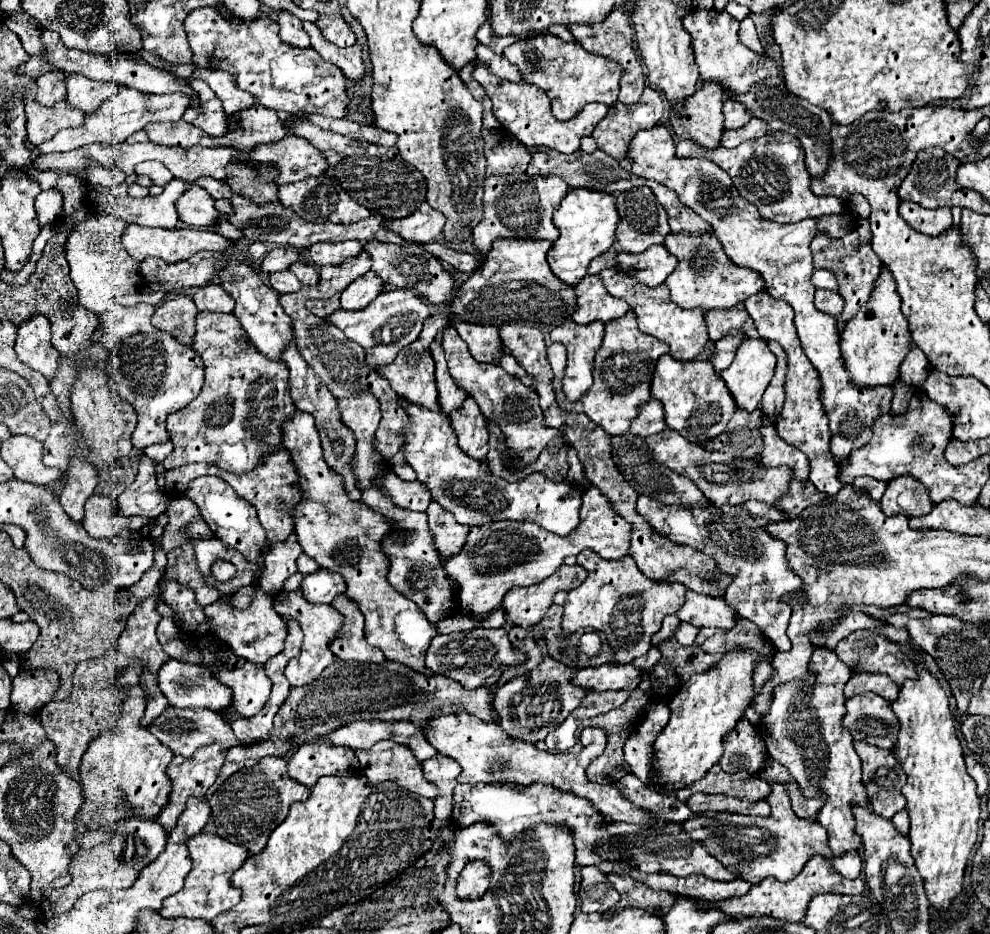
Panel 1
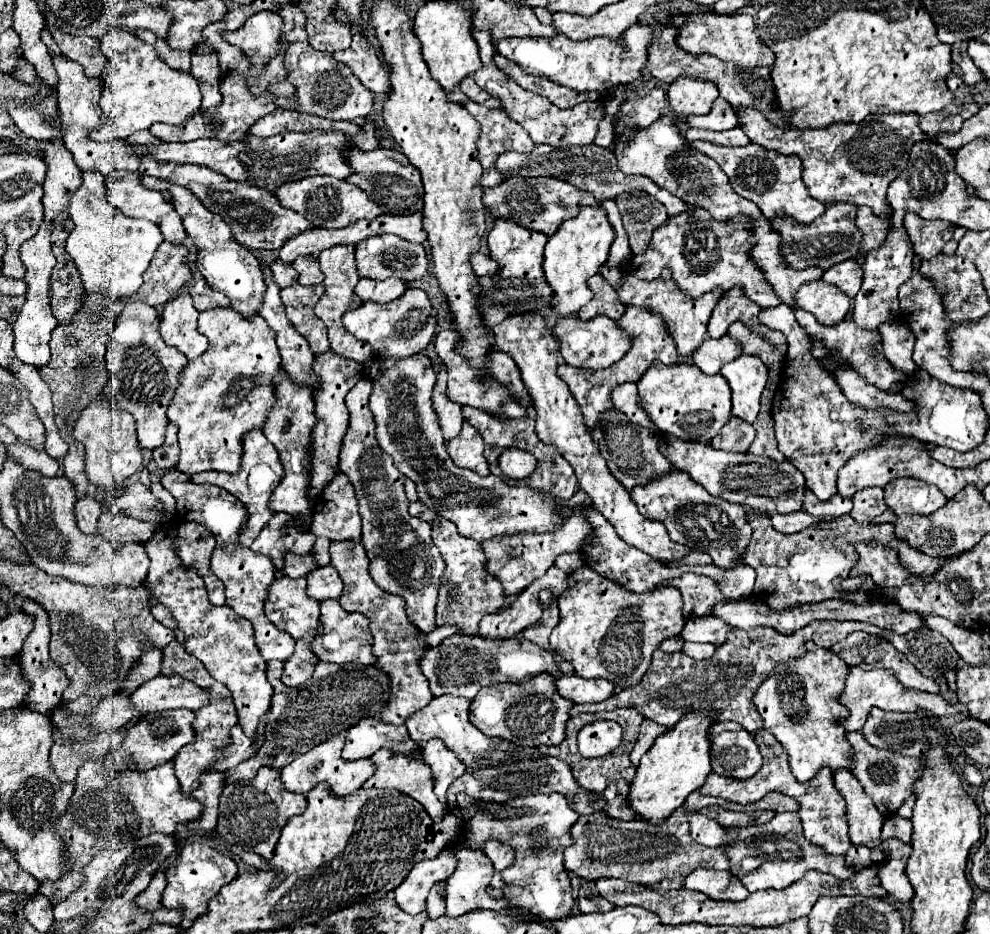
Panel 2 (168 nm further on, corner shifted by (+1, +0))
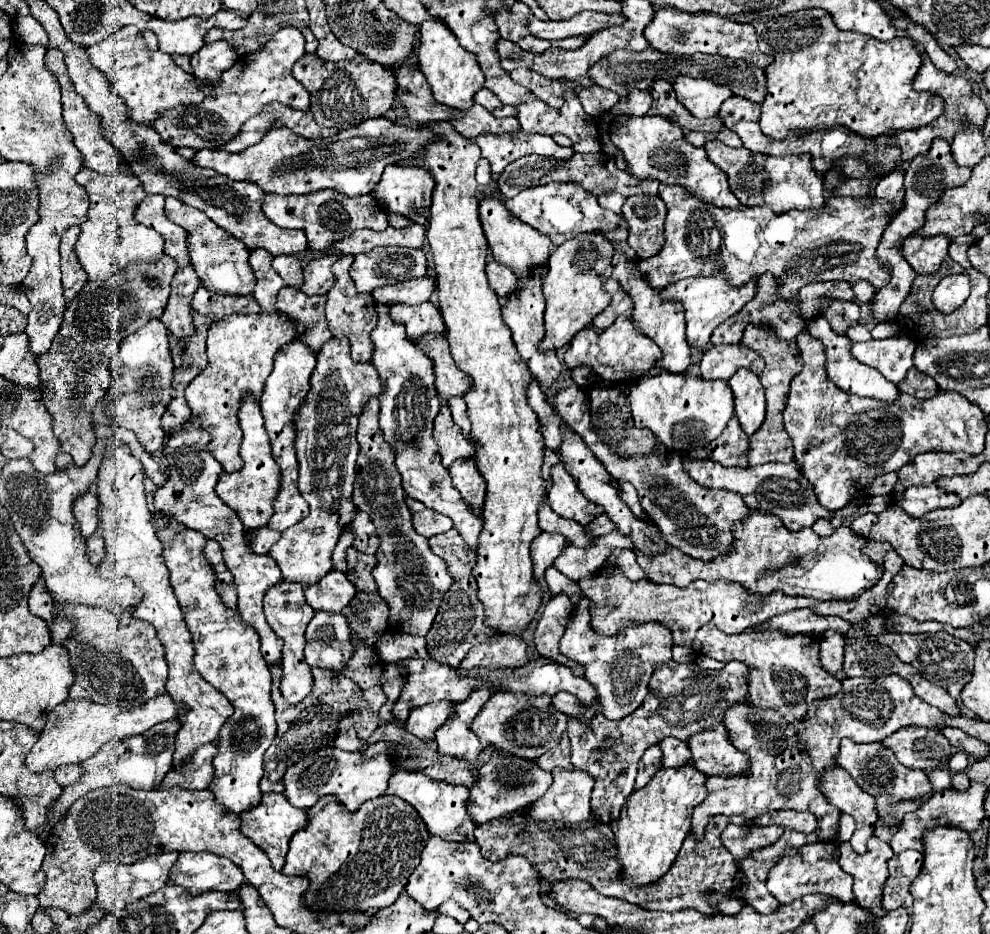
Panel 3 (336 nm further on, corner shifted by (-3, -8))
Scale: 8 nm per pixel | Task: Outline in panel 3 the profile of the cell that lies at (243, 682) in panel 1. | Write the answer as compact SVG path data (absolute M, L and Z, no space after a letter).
M177 520L167 528L157 530L163 544L163 560L169 570L169 580L183 610L185 624L193 636L195 656L193 668L219 692L227 696L235 712L219 732L219 752L213 758L215 776L209 784L215 800L231 814L239 814L261 800L259 780L263 778L263 754L275 738L275 708L271 702L271 672L259 652L257 632L245 624L237 610L223 606L215 592L215 574L201 550L207 538L189 530Z

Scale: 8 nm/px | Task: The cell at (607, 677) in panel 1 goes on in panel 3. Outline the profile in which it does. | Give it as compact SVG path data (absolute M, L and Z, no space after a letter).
M559 692L553 696L553 706L567 716L581 716L581 702L569 692Z

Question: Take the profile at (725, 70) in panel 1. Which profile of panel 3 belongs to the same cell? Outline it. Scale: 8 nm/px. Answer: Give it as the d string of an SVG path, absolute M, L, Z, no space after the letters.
M661 8L655 12L651 24L645 28L645 38L653 44L655 50L667 54L719 54L719 56L735 56L753 62L757 68L767 68L773 62L773 56L763 54L757 48L757 32L751 24L741 24L717 14L687 14L675 12L673 8Z

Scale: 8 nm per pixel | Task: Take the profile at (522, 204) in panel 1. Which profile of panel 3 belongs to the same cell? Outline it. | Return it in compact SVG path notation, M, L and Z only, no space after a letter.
M551 182L547 186L521 190L515 198L505 200L505 206L521 222L533 226L541 234L547 234L555 246L561 246L563 242L567 242L569 238L575 238L581 232L595 232L595 230L609 232L617 228L617 224L621 222L621 216L615 212L603 210L593 194L589 194L577 184L563 184L563 182Z

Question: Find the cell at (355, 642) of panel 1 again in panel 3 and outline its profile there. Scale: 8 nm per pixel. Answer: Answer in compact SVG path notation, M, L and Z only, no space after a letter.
M317 612L307 626L305 638L305 662L311 668L341 670L357 650L357 642L343 614Z

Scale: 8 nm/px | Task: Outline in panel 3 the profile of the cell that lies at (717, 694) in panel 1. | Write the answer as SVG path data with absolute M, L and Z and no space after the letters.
M693 762L681 768L663 766L647 786L631 792L623 804L617 824L611 826L617 836L617 856L621 860L625 880L635 886L647 886L669 870L683 844L683 838L691 830L693 808L707 796L705 780L707 776L699 772Z

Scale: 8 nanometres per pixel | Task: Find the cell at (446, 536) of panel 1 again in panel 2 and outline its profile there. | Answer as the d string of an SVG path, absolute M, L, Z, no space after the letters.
M441 516L435 518L431 528L433 528L433 532L431 532L433 542L447 562L447 568L445 568L445 574L441 580L441 588L439 588L439 602L435 606L435 624L437 626L445 626L445 624L459 626L457 634L475 636L479 620L485 614L499 612L505 606L507 598L503 594L503 586L495 576L489 576L489 572L485 568L487 558L485 558L485 552L479 542L461 538L457 532L457 526Z

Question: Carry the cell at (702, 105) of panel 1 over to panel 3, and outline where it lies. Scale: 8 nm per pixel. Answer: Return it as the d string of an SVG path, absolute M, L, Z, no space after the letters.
M677 76L673 90L677 94L677 100L695 118L701 118L701 120L715 116L723 100L731 96L731 90L727 86L715 84L705 78L689 78L689 76Z

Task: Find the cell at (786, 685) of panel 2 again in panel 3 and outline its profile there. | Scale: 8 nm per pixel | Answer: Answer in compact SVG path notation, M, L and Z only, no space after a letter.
M705 624L691 646L697 654L705 654L709 658L715 658L719 662L729 662L729 660L739 660L745 662L747 666L751 666L749 672L749 698L751 704L757 708L771 708L775 712L779 712L789 724L797 724L805 720L805 712L809 710L809 704L817 698L829 698L833 694L837 694L841 690L841 680L837 676L833 676L831 672L827 672L821 664L819 658L819 642L813 636L805 636L805 634L793 634L787 636L783 632L743 632L741 636L729 636L725 632L721 632L715 624Z

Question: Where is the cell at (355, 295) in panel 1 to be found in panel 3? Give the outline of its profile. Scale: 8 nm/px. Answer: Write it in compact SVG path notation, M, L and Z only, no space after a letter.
M413 278L395 286L385 286L385 288L377 288L373 292L373 298L377 304L409 304L409 306L417 306L425 300L429 300L431 292L435 290L435 278Z

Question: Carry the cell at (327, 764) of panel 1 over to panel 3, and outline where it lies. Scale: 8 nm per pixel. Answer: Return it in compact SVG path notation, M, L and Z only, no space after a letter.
M325 746L317 750L313 756L303 758L301 762L287 768L283 776L285 796L287 800L303 810L309 810L321 796L333 794L339 802L345 804L347 810L357 810L365 800L377 798L385 792L391 776L391 760L389 756L375 756L371 760L361 760L359 752L345 752L335 746Z

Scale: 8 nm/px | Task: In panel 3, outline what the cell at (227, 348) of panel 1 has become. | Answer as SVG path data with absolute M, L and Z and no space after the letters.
M247 314L227 316L209 326L207 332L207 368L191 380L185 390L185 400L191 408L191 420L201 424L209 434L211 442L207 452L223 466L223 472L239 472L243 468L239 456L241 428L237 410L243 400L251 394L255 400L263 394L263 384L273 370L273 358L283 344L295 340L295 322L285 314Z

